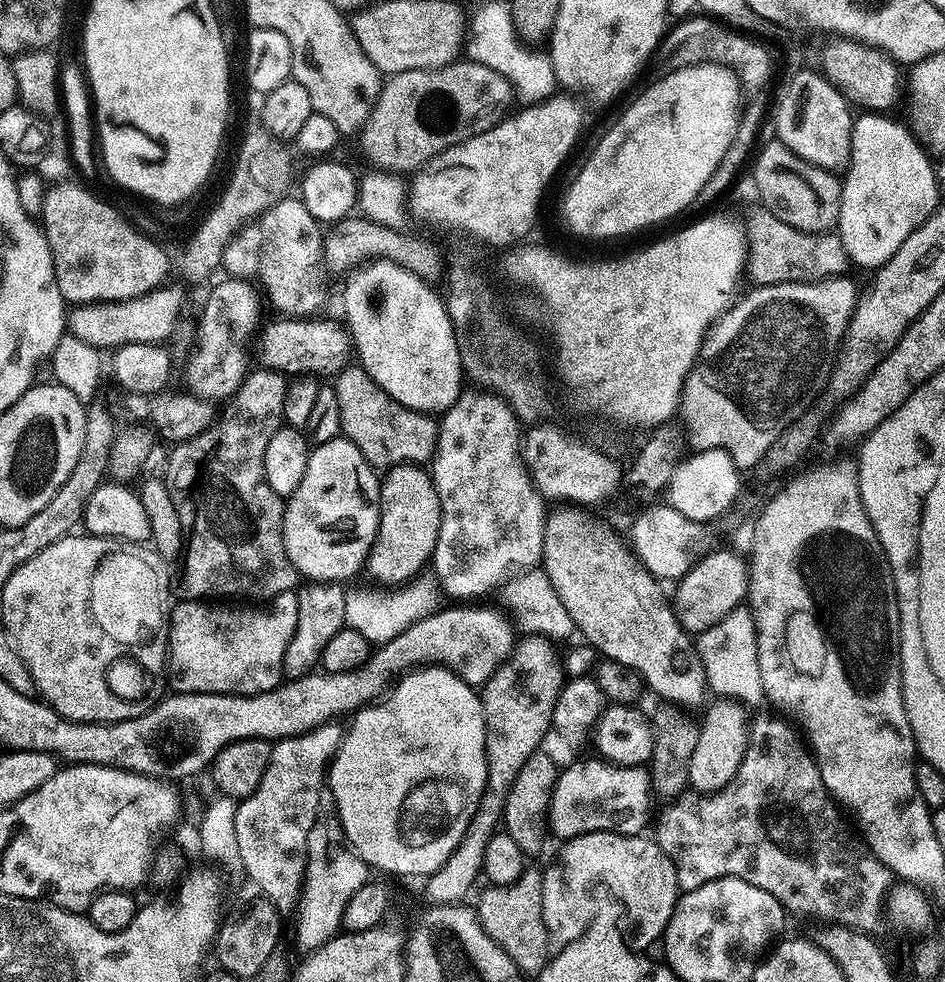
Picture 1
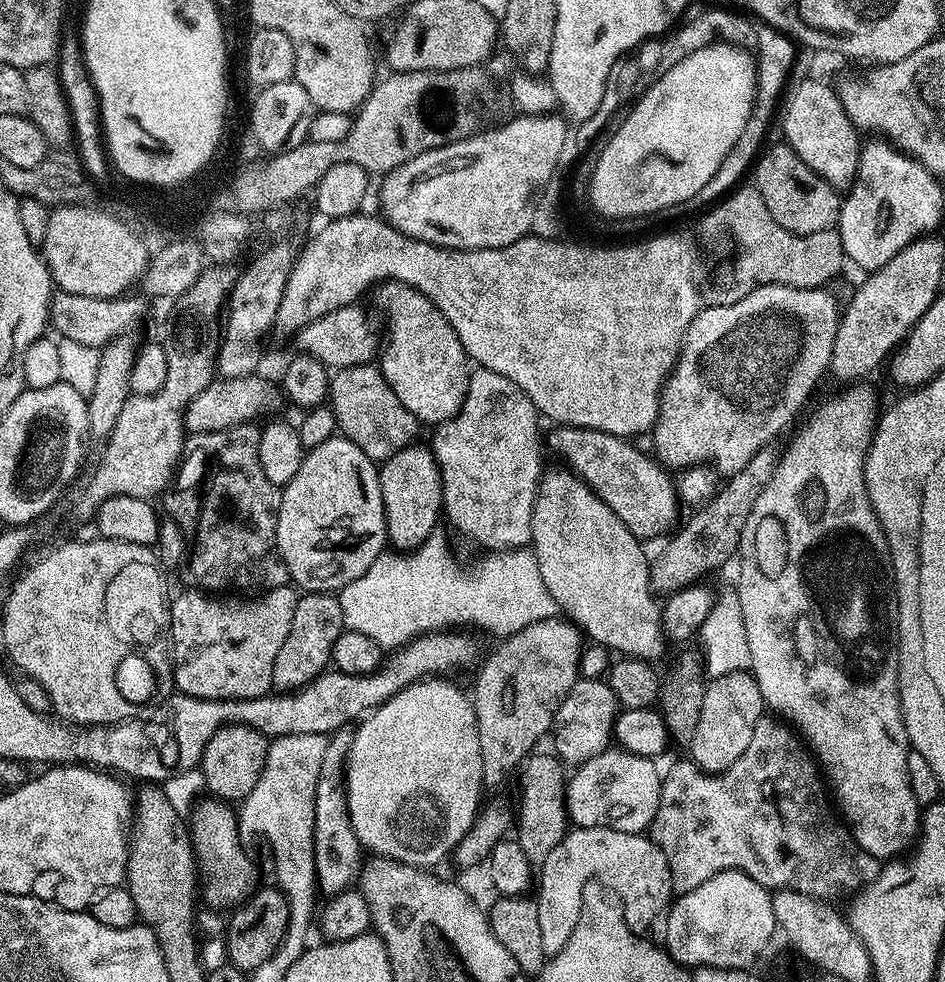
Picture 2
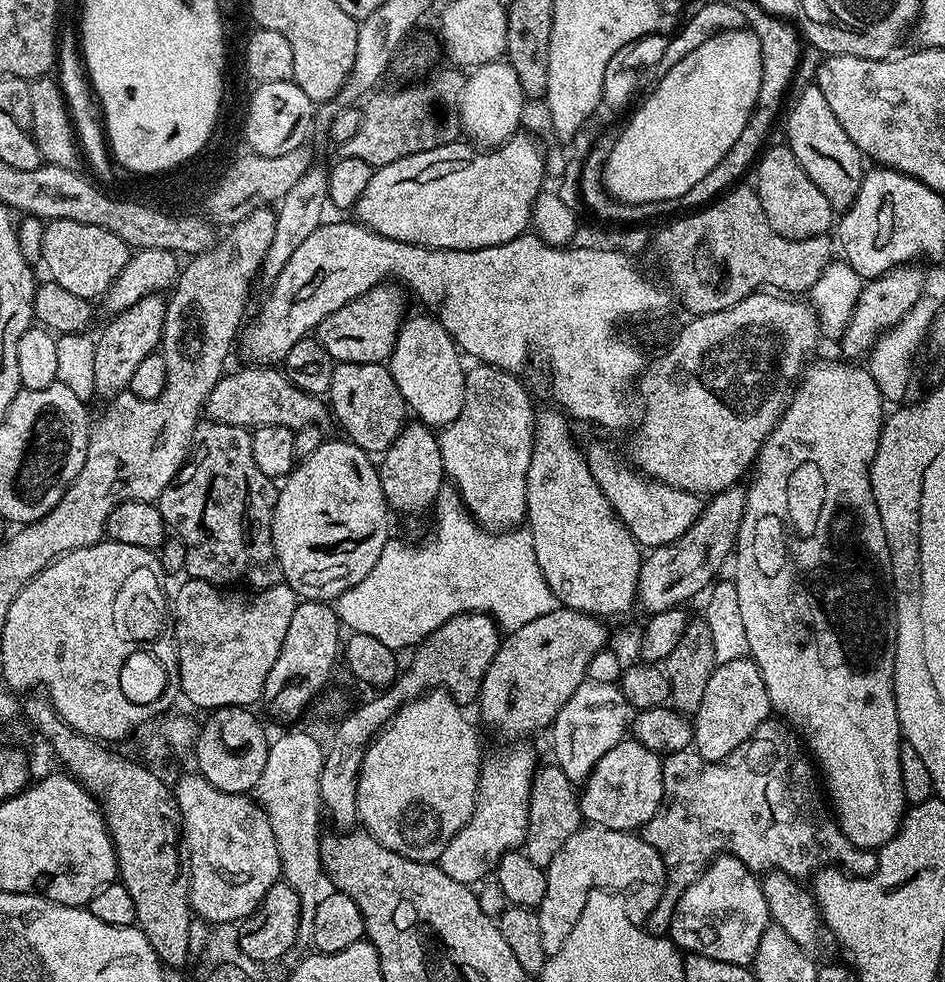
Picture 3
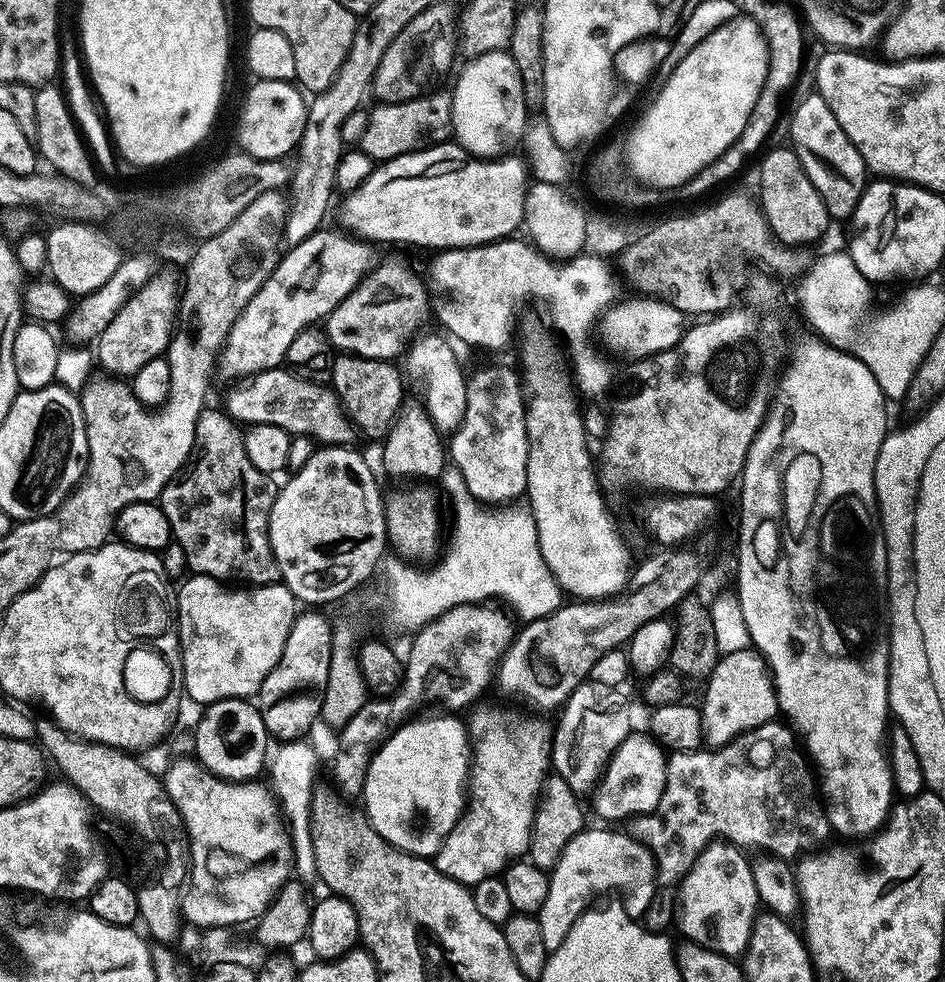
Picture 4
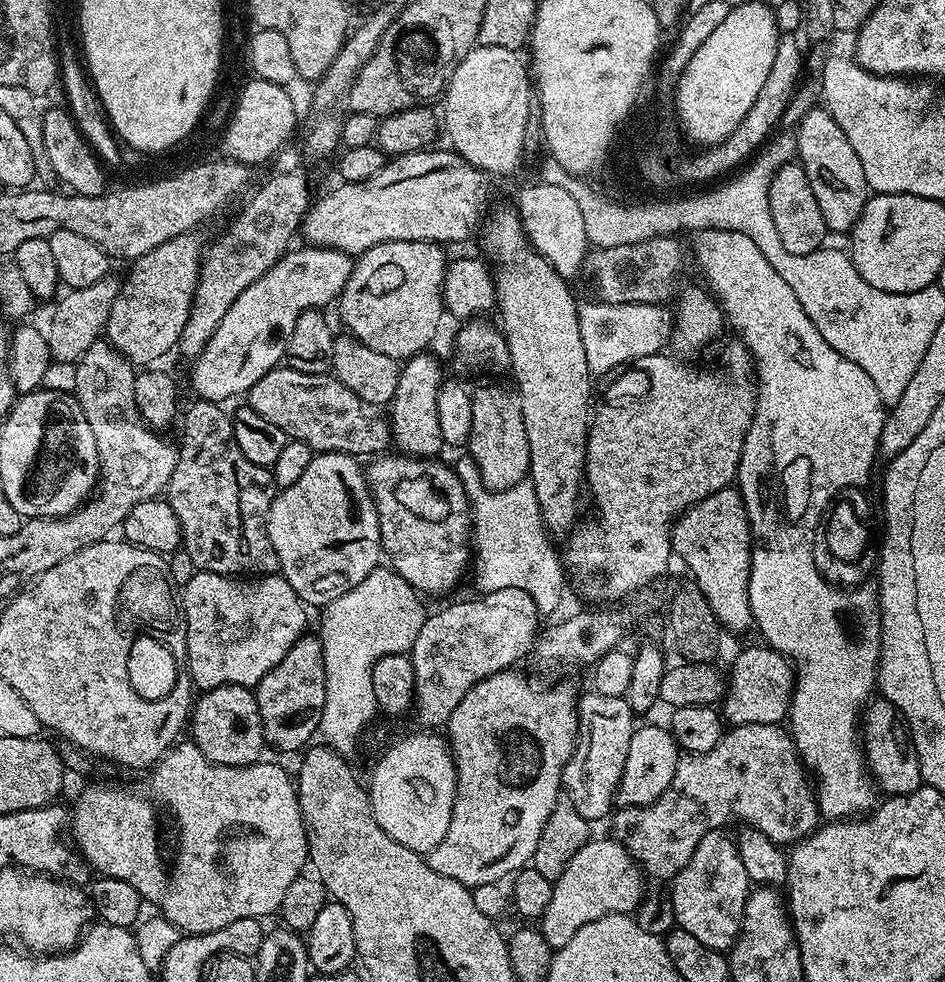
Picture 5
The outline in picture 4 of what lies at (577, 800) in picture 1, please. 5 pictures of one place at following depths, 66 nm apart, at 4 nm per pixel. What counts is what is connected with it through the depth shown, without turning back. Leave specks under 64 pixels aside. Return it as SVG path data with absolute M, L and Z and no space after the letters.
M633 731L631 735L622 741L616 752L608 760L607 767L603 770L603 775L595 787L594 795L591 797L592 804L596 807L596 812L601 816L601 821L612 822L608 820L627 821L633 816L642 816L645 812L655 812L660 807L660 799L666 786L666 774L668 773L668 756L665 749L661 748L651 735Z

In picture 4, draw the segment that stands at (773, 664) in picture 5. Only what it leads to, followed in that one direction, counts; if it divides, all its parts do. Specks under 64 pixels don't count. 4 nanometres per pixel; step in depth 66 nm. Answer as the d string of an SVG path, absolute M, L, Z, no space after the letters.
M755 648L723 653L714 670L706 677L707 684L704 704L699 705L699 710L704 726L704 744L709 749L721 748L743 732L777 719L776 686L768 671L768 664Z

